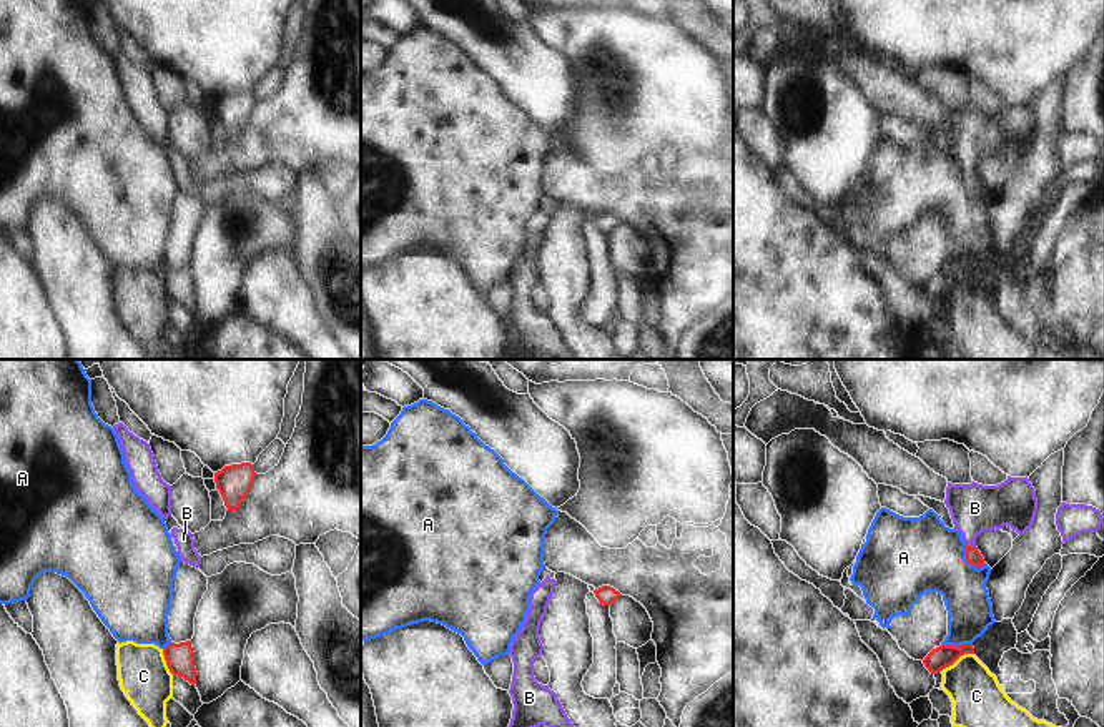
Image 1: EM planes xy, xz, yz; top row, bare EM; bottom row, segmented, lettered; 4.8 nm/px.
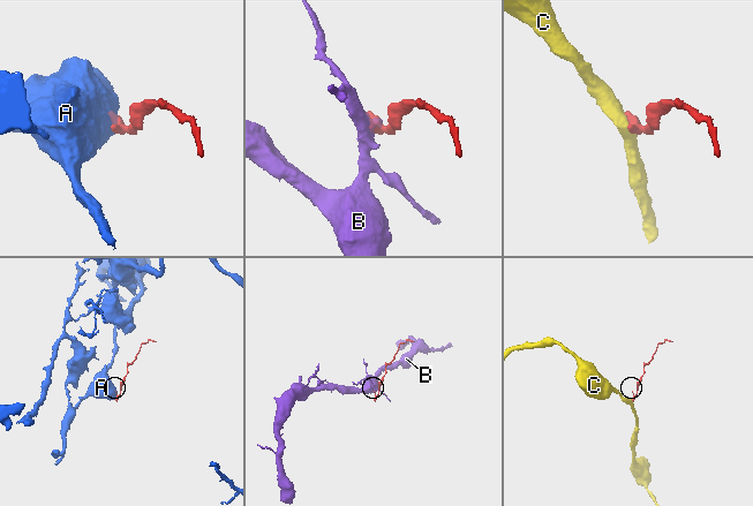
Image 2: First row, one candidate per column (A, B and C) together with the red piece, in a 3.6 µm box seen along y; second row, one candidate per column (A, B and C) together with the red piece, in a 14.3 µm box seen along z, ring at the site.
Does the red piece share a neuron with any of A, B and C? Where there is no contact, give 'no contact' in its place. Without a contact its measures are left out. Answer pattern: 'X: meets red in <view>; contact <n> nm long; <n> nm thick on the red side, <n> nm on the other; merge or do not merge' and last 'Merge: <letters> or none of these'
A: meets red in yz; contact 150 nm long; 80 nm thick on the red side, 380 nm on the other; do not merge
B: meets red in yz; contact 60 nm long; 80 nm thick on the red side, 240 nm on the other; merge
C: meets red in yz; contact 190 nm long; 110 nm thick on the red side, 260 nm on the other; do not merge
Merge: B

